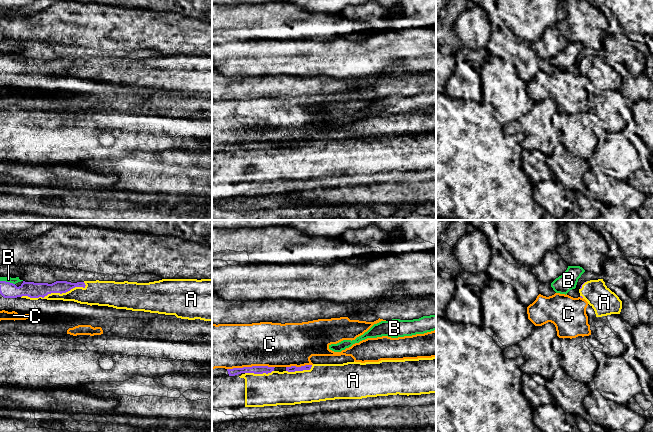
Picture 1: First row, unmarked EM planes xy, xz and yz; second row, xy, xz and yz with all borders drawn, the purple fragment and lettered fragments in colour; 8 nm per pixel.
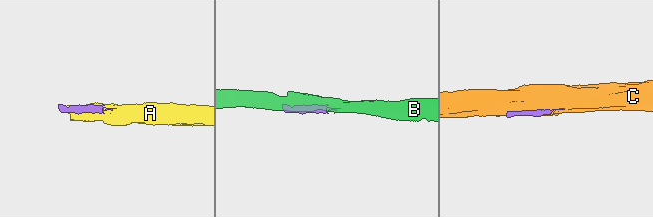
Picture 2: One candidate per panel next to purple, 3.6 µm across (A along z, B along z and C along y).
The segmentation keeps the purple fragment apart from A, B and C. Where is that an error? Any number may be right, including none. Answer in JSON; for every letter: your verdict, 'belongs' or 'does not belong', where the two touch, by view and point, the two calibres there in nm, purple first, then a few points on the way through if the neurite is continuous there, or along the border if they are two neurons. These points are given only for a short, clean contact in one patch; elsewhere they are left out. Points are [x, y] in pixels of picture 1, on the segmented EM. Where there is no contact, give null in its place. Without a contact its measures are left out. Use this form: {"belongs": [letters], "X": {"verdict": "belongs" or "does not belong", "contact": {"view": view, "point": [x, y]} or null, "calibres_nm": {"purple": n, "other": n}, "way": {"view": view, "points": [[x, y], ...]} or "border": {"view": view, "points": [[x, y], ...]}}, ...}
{"belongs": ["A"], "A": {"verdict": "belongs", "contact": {"view": "xy", "point": [53, 292]}, "calibres_nm": {"purple": 130, "other": 130}}, "B": {"verdict": "does not belong", "contact": {"view": "xy", "point": [7, 282]}, "calibres_nm": {"purple": 130, "other": 50}, "border": {"view": "xy", "points": [[0, 280], [14, 284]]}}, "C": {"verdict": "does not belong", "contact": {"view": "xz", "point": [250, 367]}, "calibres_nm": {"purple": 60, "other": 360}}}

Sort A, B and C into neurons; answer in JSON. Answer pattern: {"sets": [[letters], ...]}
{"sets": [["A"], ["B"], ["C"]]}

